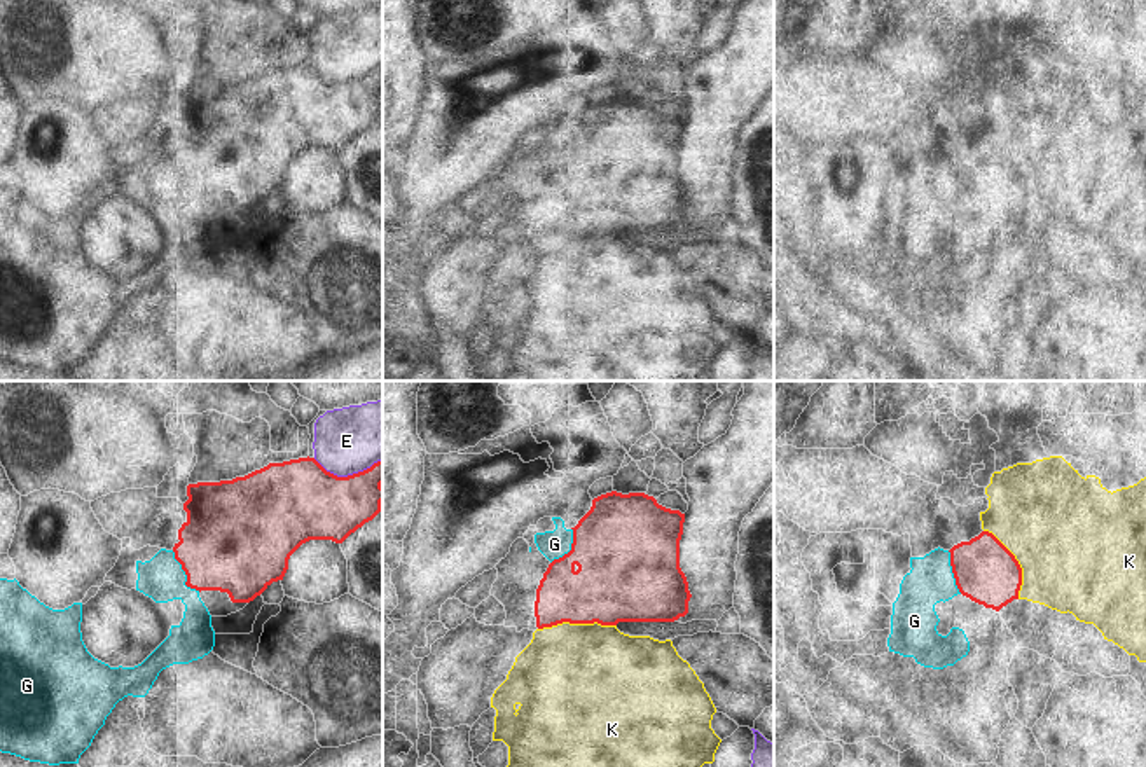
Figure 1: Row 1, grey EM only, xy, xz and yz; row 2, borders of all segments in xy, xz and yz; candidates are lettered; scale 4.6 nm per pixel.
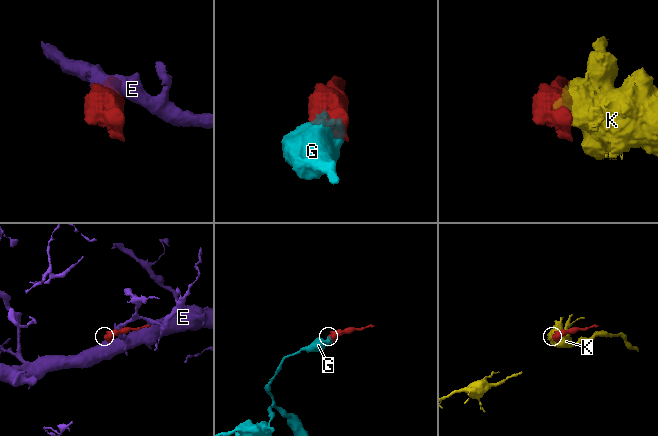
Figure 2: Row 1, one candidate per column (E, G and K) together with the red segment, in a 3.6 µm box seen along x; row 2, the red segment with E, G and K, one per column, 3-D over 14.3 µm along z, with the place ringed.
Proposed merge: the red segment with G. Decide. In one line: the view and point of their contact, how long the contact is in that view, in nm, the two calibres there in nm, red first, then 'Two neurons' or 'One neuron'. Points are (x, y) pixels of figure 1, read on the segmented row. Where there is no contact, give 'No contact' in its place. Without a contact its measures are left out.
Touches red at xy (186, 573). Shared border 240 nm. Thickness 440 nm (red) against 200 nm. One neuron.

